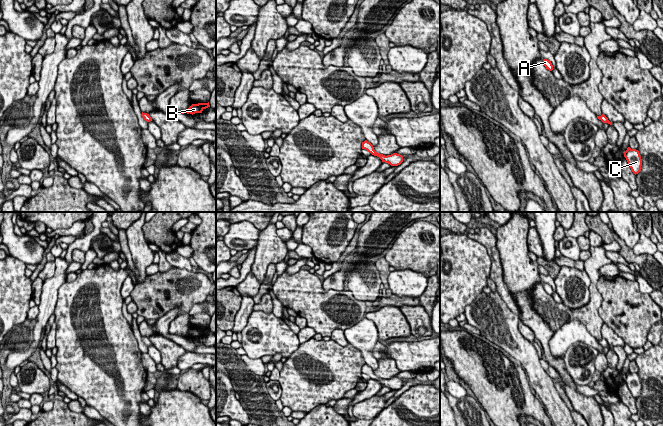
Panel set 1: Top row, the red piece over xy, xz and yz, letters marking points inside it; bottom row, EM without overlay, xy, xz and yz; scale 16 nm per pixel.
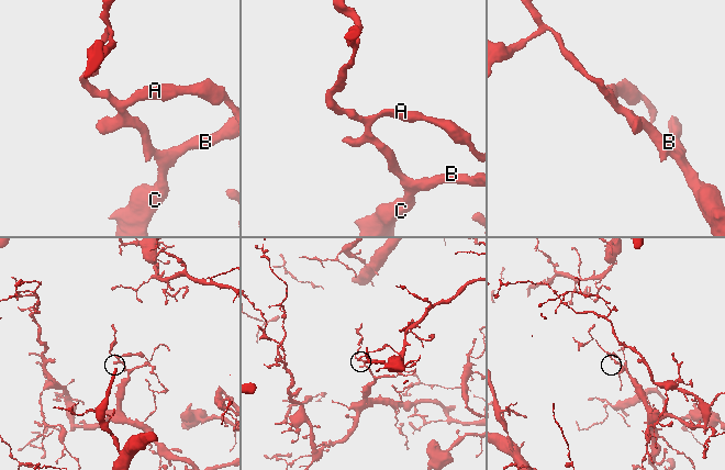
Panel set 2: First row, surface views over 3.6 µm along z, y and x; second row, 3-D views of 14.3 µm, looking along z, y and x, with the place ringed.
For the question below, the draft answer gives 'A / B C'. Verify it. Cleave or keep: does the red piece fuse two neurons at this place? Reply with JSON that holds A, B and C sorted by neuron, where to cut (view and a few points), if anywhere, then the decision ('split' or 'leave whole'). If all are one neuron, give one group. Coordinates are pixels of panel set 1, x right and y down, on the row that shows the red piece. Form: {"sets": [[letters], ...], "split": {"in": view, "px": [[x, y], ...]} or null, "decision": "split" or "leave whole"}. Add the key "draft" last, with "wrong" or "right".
{"sets": [["A", "B", "C"]], "split": null, "decision": "leave whole", "draft": "wrong"}

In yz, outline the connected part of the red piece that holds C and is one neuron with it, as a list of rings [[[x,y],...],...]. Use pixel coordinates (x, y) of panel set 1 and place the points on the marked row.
[[[628,147],[627,150],[624,152],[624,157],[626,158],[632,172],[635,175],[638,174],[641,171],[642,166],[642,159],[639,151]]]

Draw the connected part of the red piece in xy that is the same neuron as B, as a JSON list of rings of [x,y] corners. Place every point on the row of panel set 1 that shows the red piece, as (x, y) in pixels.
[[[209,102],[208,103],[198,103],[198,104],[192,104],[186,111],[182,111],[182,114],[195,114],[195,113],[202,113],[202,111],[206,108],[210,107]]]

